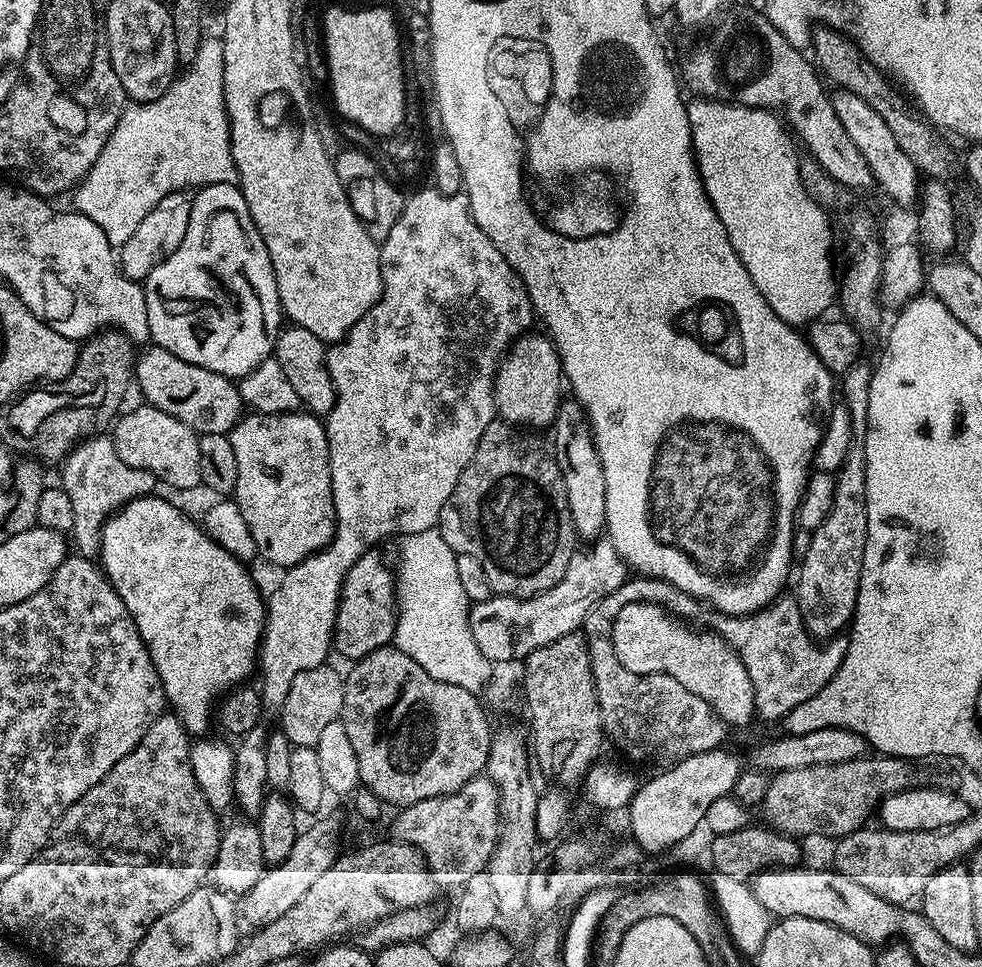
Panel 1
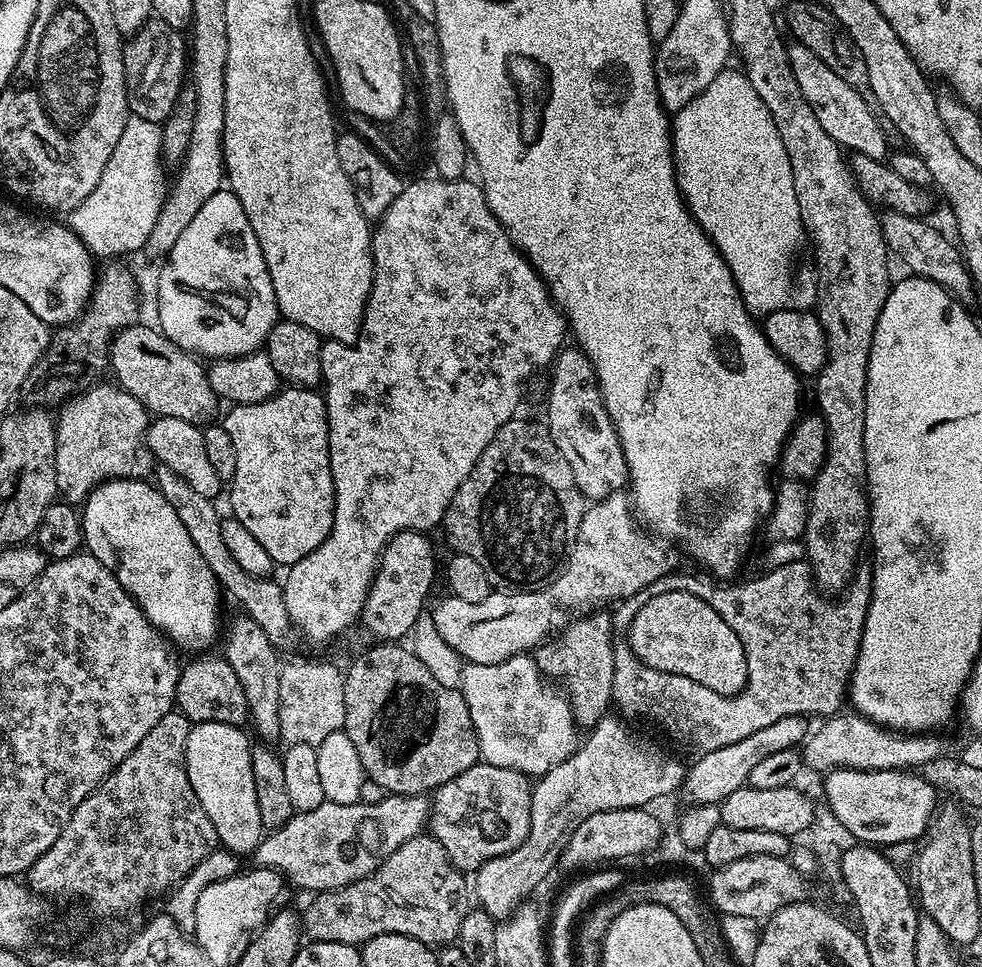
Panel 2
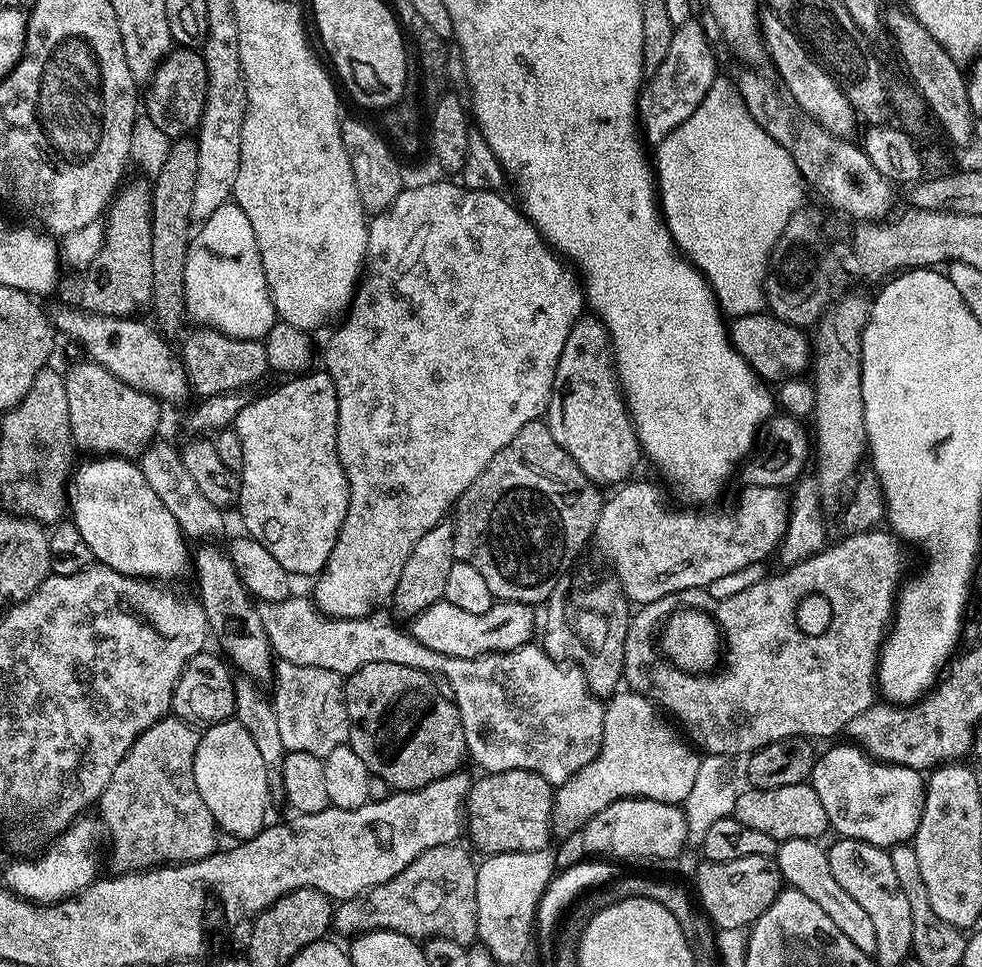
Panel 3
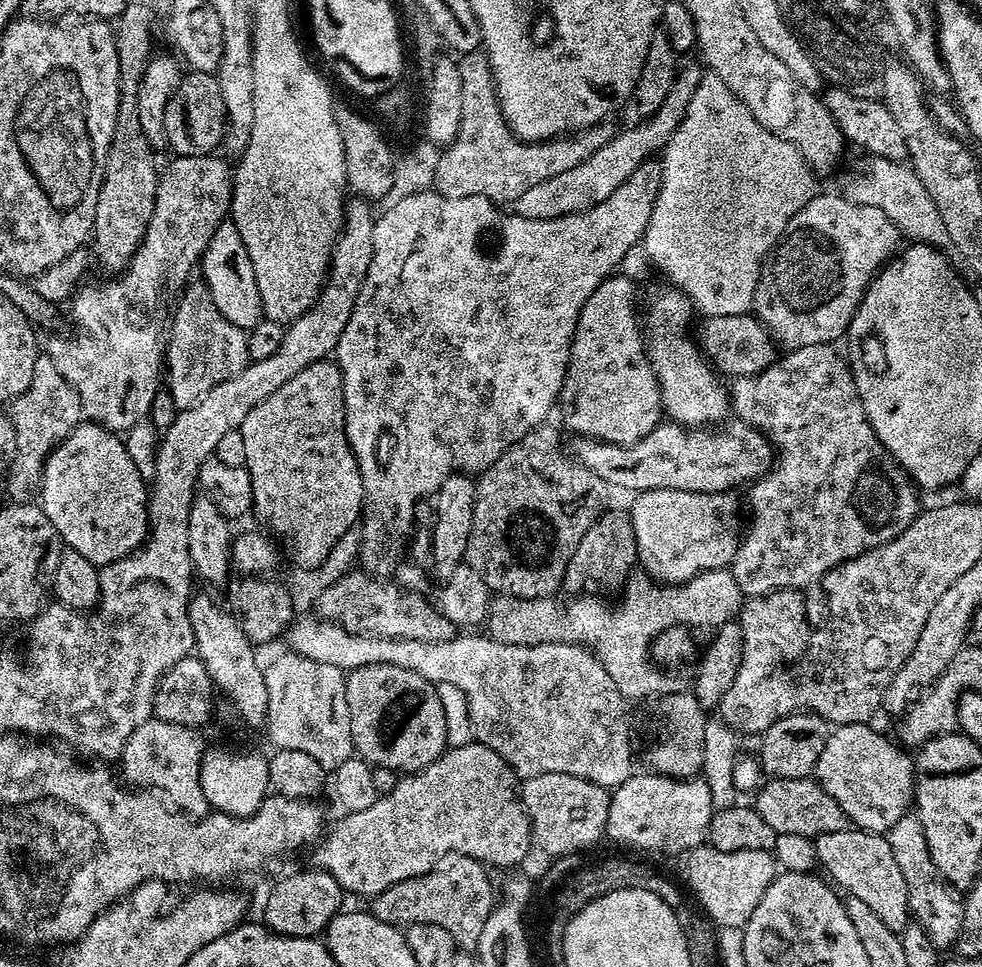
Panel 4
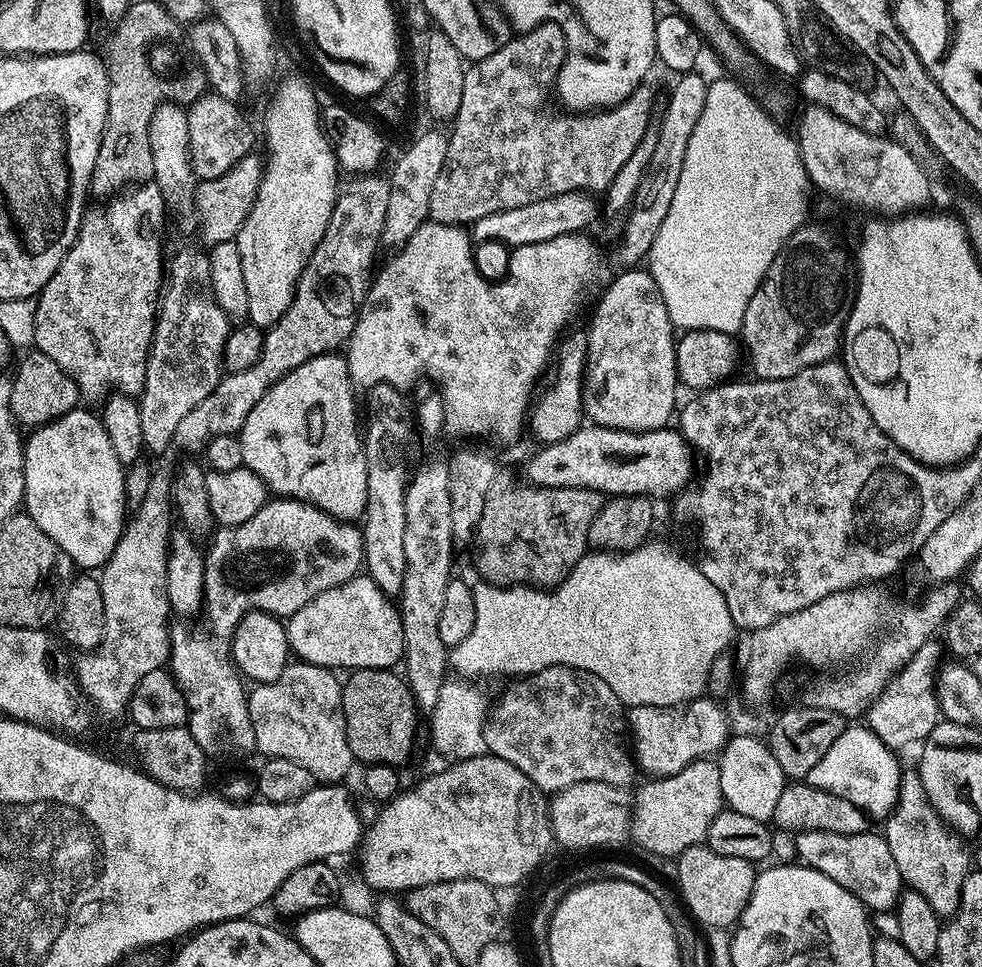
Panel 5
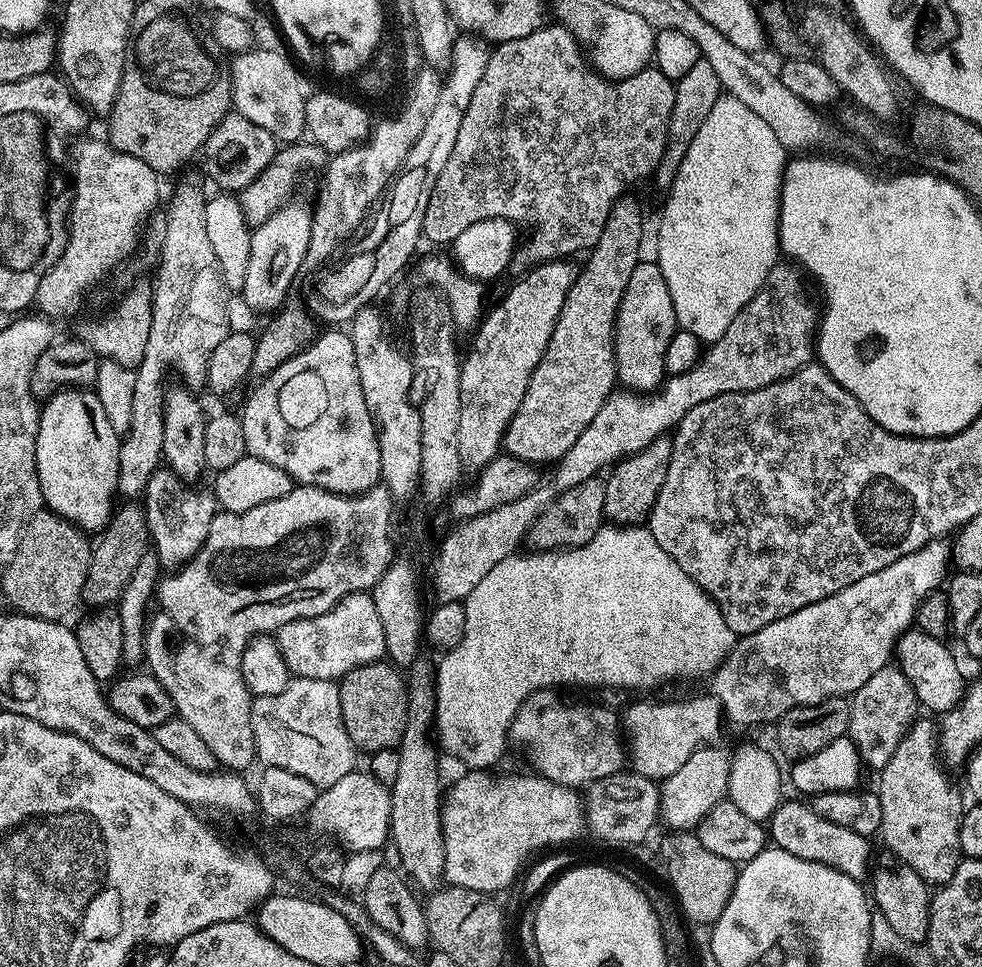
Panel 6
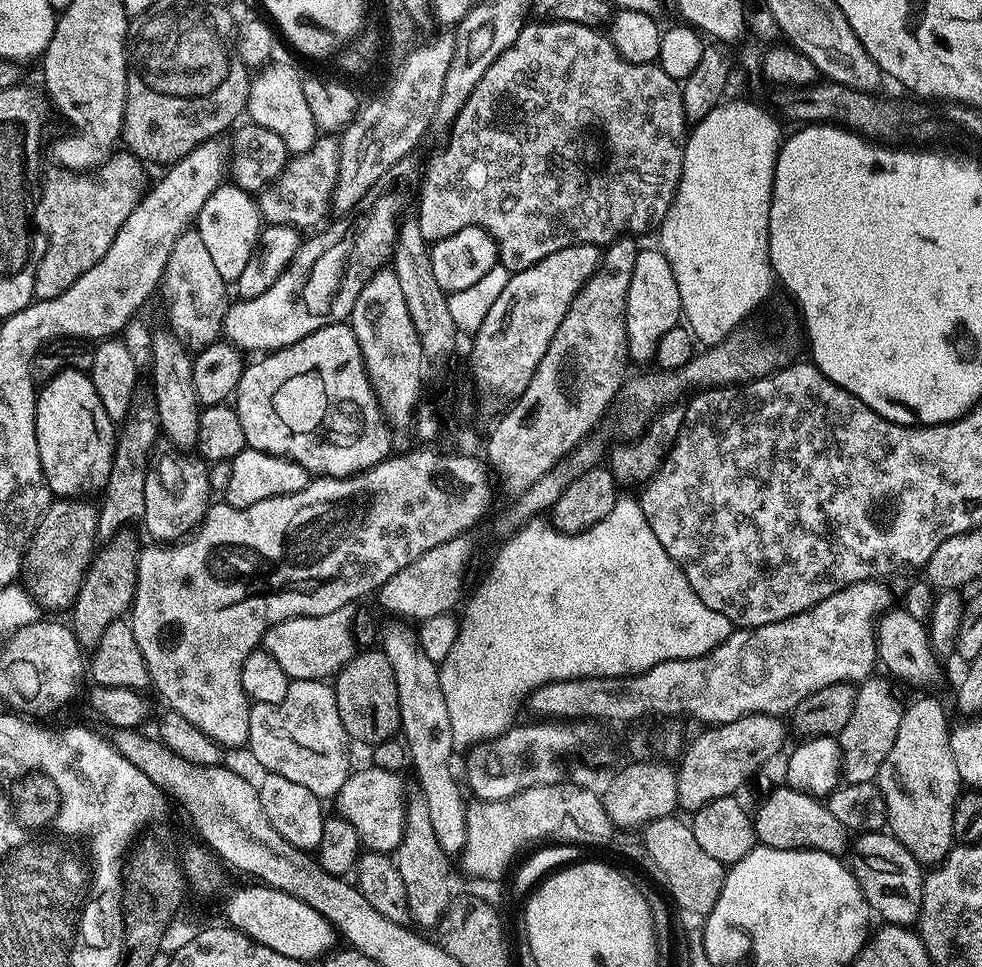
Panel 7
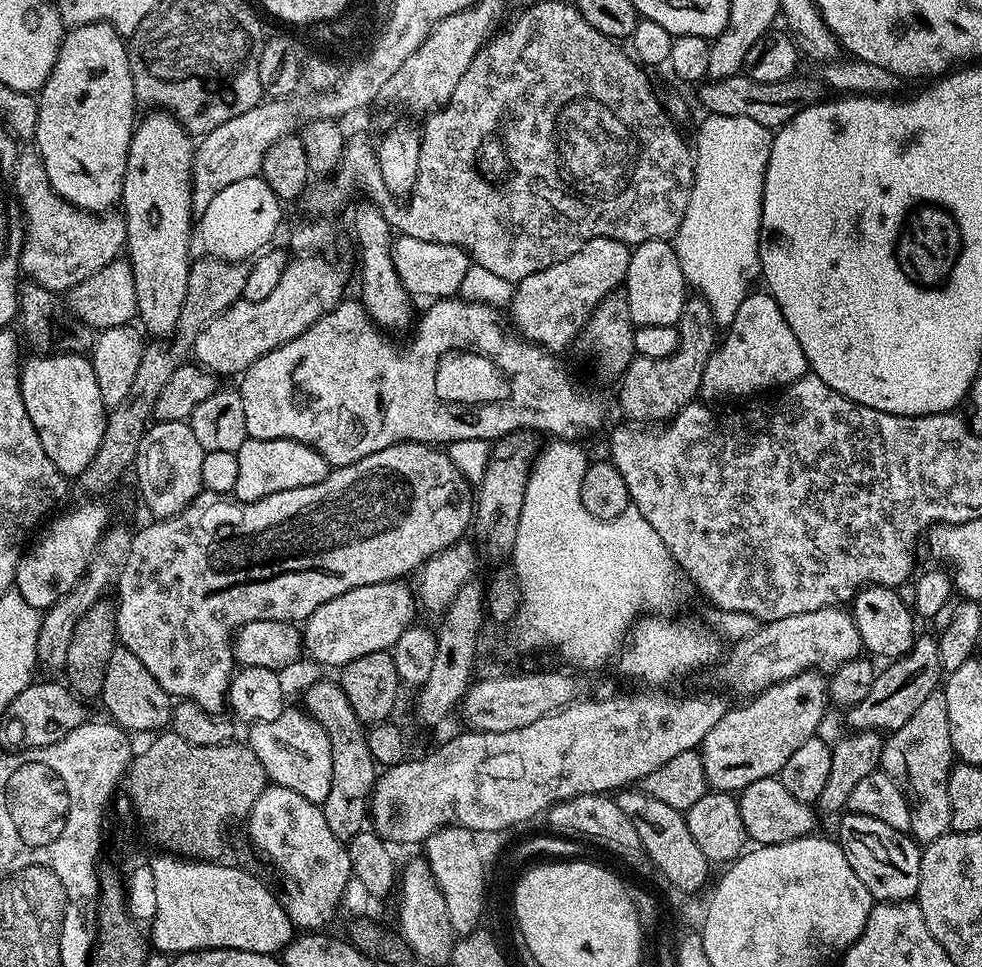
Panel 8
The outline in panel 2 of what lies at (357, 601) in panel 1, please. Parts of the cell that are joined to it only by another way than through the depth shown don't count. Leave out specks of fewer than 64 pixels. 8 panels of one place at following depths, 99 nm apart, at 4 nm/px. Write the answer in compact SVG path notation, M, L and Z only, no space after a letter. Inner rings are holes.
M400 532L388 541L380 554L380 567L368 591L364 609L360 612L359 623L376 642L400 642L404 635L411 633L421 623L424 603L432 592L432 583L438 580L436 552L429 537L423 532Z

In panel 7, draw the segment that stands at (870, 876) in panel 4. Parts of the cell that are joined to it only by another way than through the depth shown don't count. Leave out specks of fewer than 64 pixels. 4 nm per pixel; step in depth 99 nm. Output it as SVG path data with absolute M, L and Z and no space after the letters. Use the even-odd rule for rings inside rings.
M789 786L776 788L760 804L760 809L755 809L754 823L756 825L756 838L763 847L774 850L798 850L809 848L815 852L825 852L831 856L843 853L850 844L850 832L838 822L823 799L810 795L808 792L799 792Z

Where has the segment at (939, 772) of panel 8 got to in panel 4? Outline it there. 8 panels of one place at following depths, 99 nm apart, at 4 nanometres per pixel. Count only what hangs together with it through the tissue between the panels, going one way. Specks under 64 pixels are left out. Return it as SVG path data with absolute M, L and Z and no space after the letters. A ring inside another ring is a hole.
M909 814L903 816L892 829L886 833L890 842L890 850L894 850L894 862L898 862L898 870L902 870L902 878L906 878L906 894L908 895L908 911L915 923L926 930L926 938L941 950L951 949L960 937L964 921L964 906L955 900L953 889L938 874L934 862L930 858L930 846L926 846L926 834L922 830L919 816Z

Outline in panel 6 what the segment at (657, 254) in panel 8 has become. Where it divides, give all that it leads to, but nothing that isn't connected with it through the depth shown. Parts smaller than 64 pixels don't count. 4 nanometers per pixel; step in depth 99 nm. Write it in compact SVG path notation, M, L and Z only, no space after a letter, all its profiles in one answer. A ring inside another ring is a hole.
M642 262L630 274L626 294L622 294L620 309L616 315L616 374L625 389L645 394L656 391L666 379L666 350L671 338L678 331L674 302L670 298L670 286L662 278L662 270L655 262Z

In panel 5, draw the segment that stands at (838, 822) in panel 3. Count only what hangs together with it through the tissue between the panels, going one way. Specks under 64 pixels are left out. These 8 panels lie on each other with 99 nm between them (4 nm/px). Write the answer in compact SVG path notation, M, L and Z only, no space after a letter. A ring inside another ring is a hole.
M848 726L810 770L806 780L820 791L844 798L864 812L866 817L880 822L894 811L896 799L900 796L902 767L896 756L897 753L888 748L869 727Z

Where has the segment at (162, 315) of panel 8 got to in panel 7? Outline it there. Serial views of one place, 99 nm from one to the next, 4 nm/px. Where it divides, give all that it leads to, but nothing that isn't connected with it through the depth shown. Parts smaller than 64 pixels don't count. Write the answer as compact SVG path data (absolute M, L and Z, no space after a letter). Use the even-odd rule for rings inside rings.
M163 326L152 336L152 396L156 399L155 419L159 431L176 446L195 446L202 405L194 390L192 361L189 349L168 326Z

